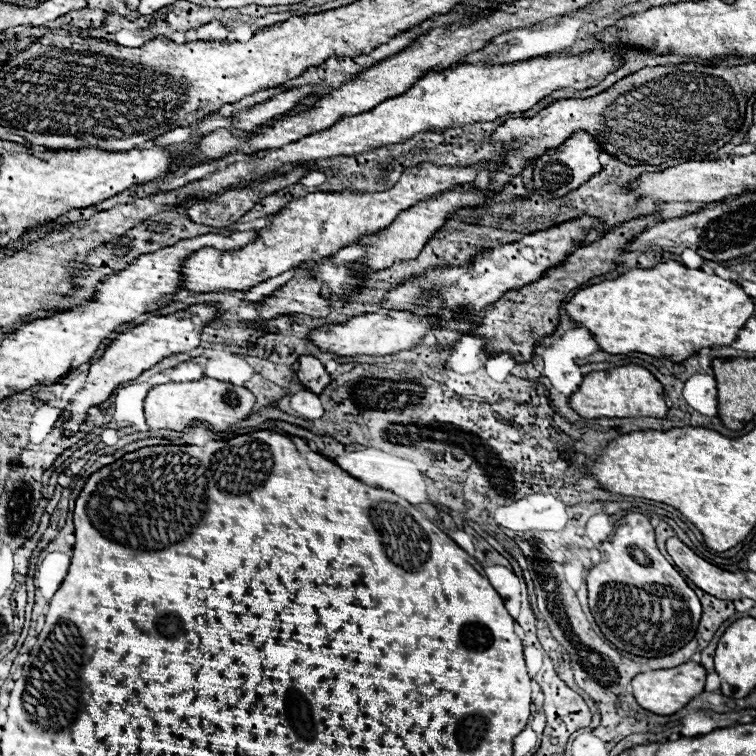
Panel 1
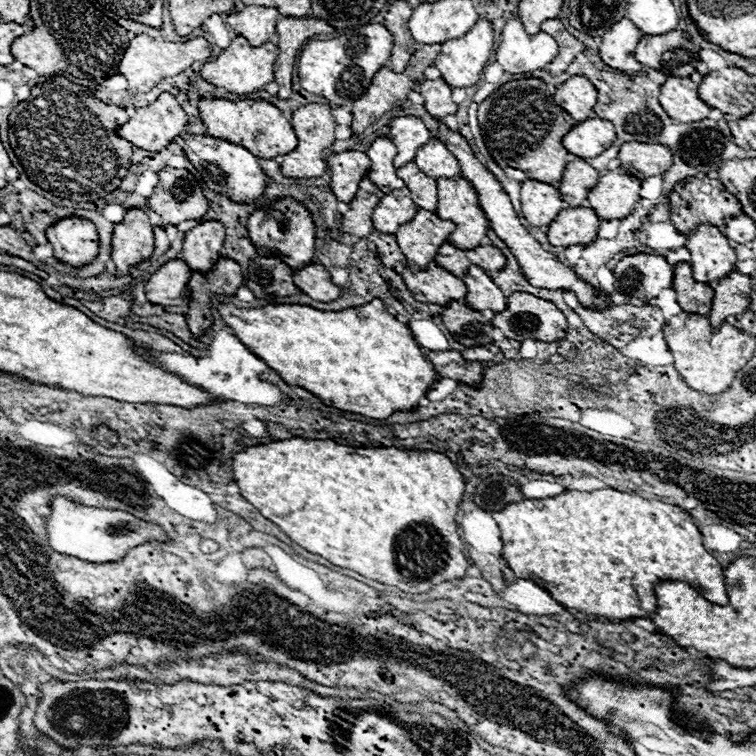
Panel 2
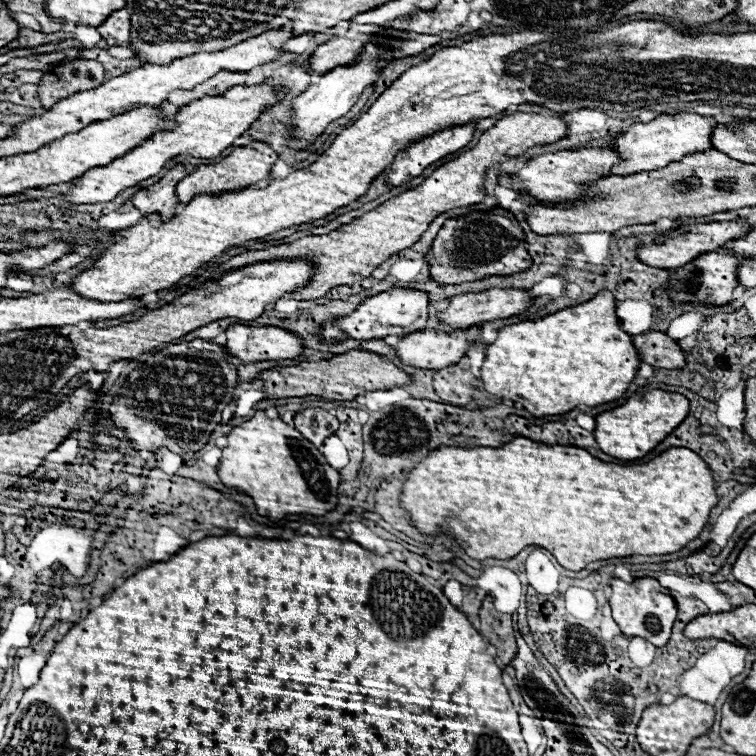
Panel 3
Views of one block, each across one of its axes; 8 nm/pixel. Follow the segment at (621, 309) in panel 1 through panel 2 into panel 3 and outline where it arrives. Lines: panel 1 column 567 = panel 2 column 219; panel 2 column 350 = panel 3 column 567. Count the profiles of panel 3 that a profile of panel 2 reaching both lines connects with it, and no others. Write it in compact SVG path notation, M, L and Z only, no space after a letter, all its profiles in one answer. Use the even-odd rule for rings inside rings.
M600 290L592 300L584 304L558 310L538 320L504 326L498 332L498 338L488 346L486 360L480 368L480 382L484 390L500 400L512 400L514 404L520 404L536 418L564 414L578 404L598 406L618 400L634 380L640 366L640 356L632 346L632 338L620 328L614 302L616 300L612 292Z

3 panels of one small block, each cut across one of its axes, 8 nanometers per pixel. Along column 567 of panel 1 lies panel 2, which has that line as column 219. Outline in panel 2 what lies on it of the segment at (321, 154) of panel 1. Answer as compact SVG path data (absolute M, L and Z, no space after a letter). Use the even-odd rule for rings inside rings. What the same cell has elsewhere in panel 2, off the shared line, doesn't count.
M236 36L230 46L226 50L222 50L220 56L216 56L216 60L212 62L206 62L202 68L200 68L200 76L208 82L208 84L214 84L218 88L224 88L232 94L250 94L250 92L258 92L258 90L264 90L264 86L268 82L274 80L274 60L278 56L278 46L274 46L272 42L268 44L262 44L258 48L250 46L246 42L246 38L242 36Z

